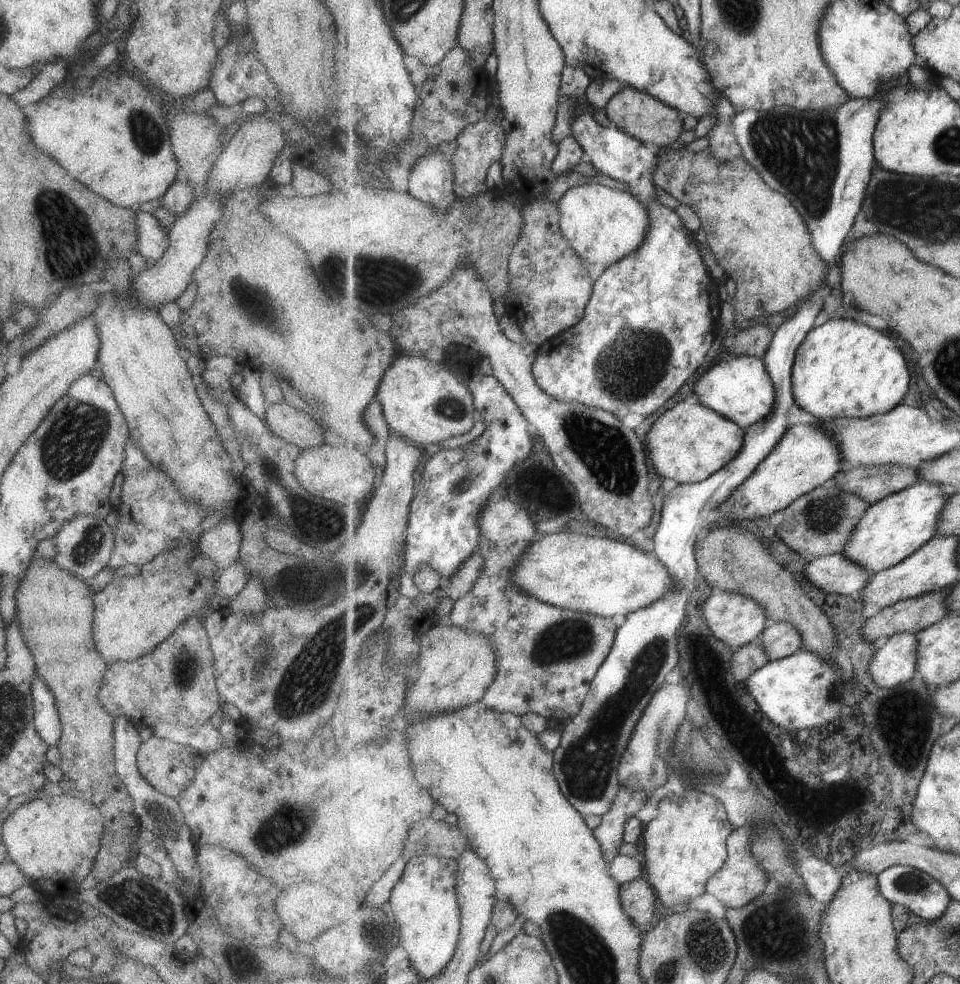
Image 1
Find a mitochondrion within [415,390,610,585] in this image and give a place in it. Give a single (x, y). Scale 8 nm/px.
(450, 408)

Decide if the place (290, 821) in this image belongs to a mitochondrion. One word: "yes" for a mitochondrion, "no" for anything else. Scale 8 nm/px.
yes

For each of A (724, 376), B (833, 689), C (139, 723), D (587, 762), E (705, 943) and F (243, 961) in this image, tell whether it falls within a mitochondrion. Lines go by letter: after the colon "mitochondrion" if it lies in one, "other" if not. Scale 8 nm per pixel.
A: other
B: mitochondrion
C: other
D: mitochondrion
E: mitochondrion
F: other

